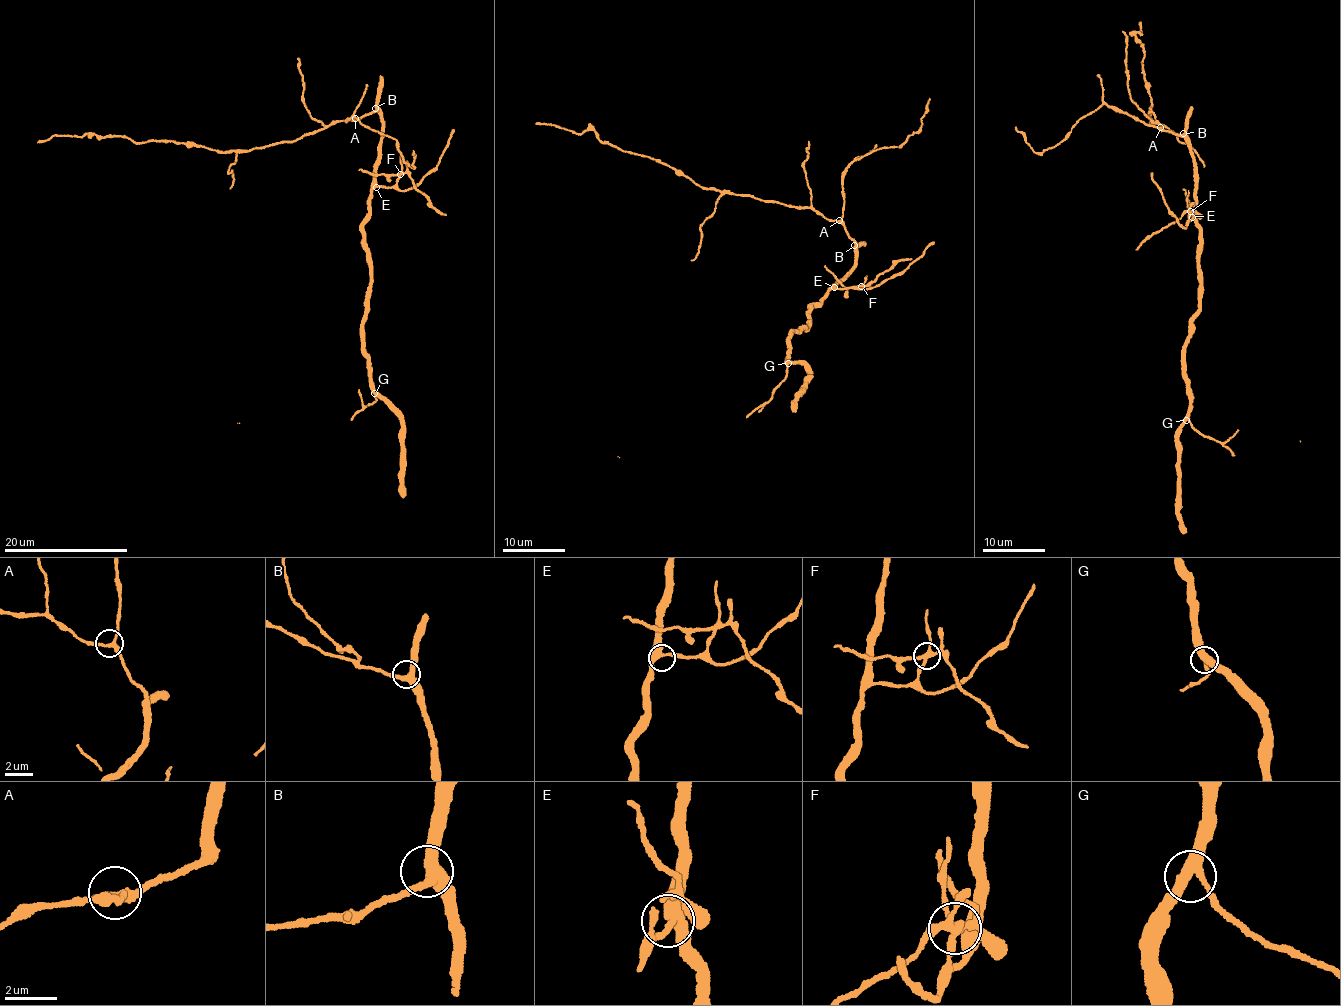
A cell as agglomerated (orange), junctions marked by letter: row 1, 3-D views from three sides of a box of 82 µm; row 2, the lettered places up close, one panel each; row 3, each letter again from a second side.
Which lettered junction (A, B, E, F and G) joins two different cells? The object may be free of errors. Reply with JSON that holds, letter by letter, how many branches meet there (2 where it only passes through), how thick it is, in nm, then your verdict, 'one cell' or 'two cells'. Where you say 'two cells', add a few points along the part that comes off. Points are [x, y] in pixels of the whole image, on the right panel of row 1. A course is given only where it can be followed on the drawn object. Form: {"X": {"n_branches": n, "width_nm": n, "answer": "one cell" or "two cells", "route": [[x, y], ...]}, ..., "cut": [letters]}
{"A": {"n_branches": 3, "width_nm": 240, "answer": "one cell"}, "B": {"n_branches": 3, "width_nm": 400, "answer": "one cell"}, "E": {"n_branches": 3, "width_nm": 400, "answer": "one cell"}, "F": {"n_branches": 4, "width_nm": 280, "answer": "two cells", "route": [[1190, 212], [1158, 230], [1136, 249]]}, "G": {"n_branches": 3, "width_nm": 380, "answer": "one cell"}, "cut": ["F"]}

